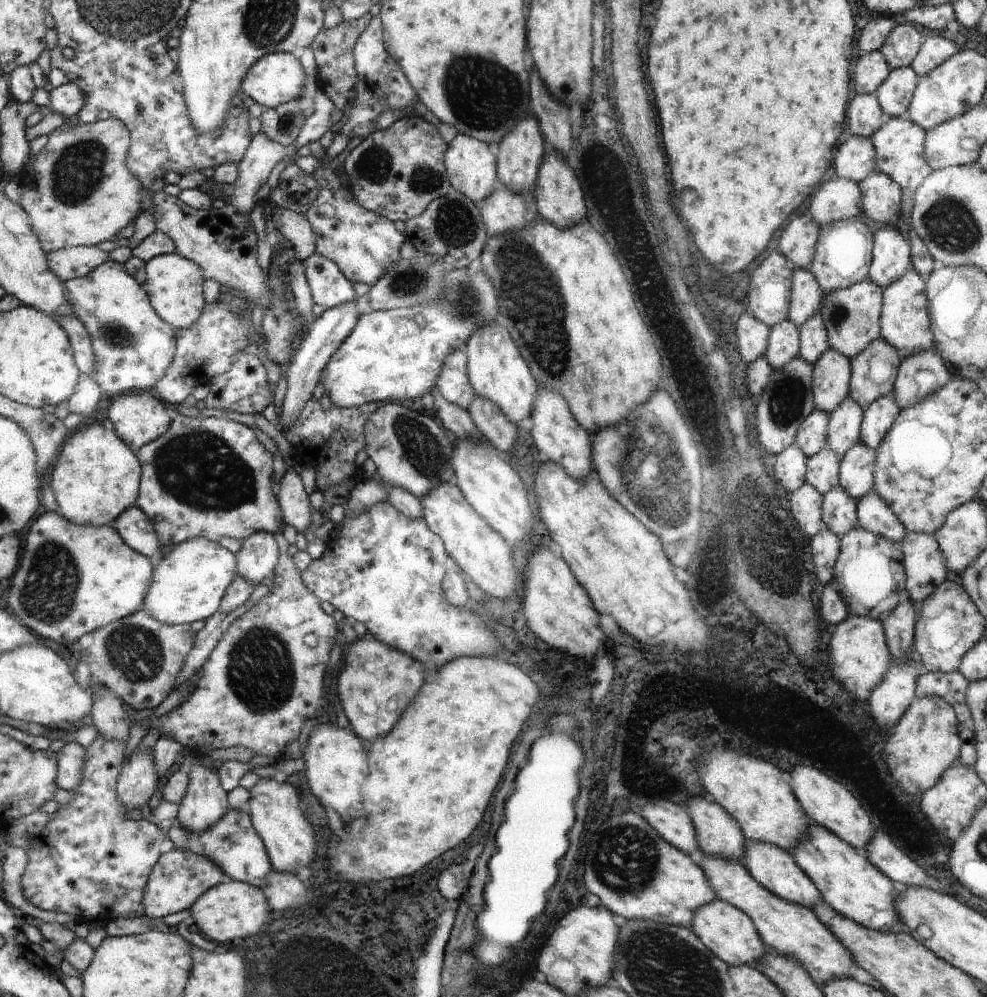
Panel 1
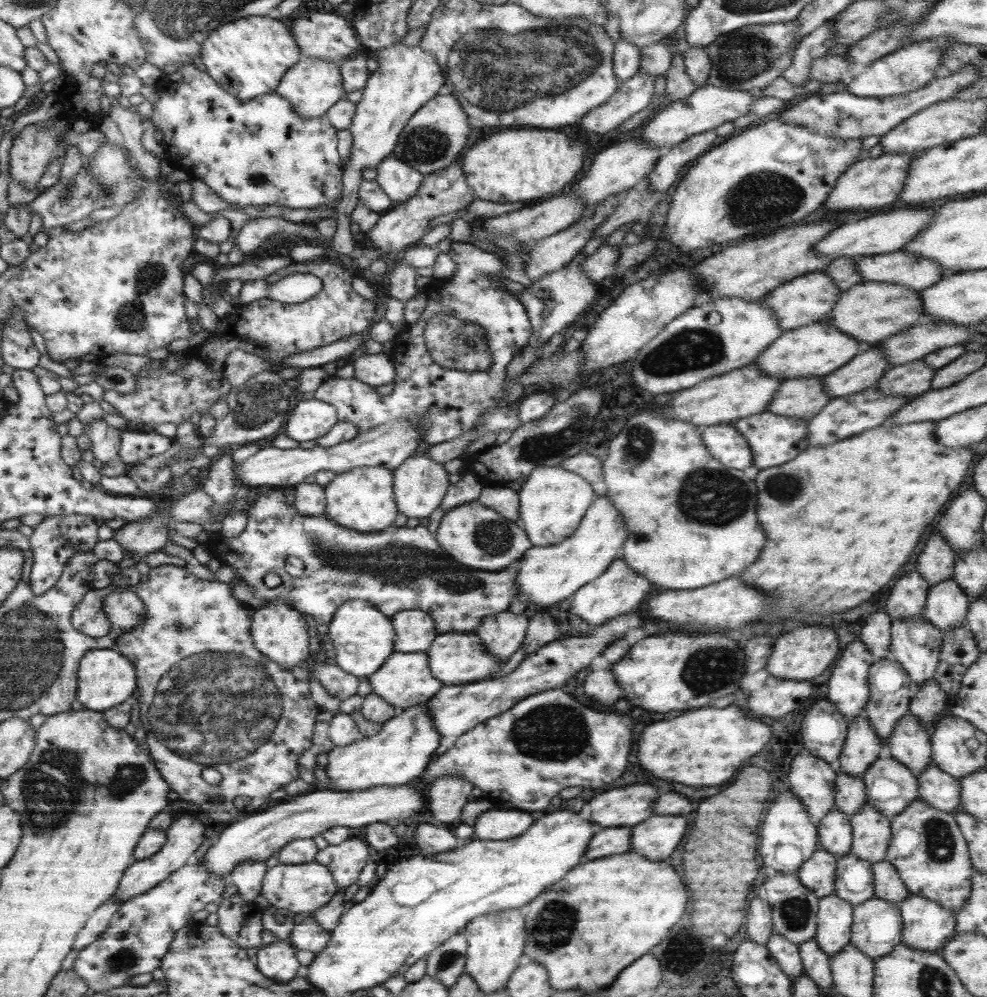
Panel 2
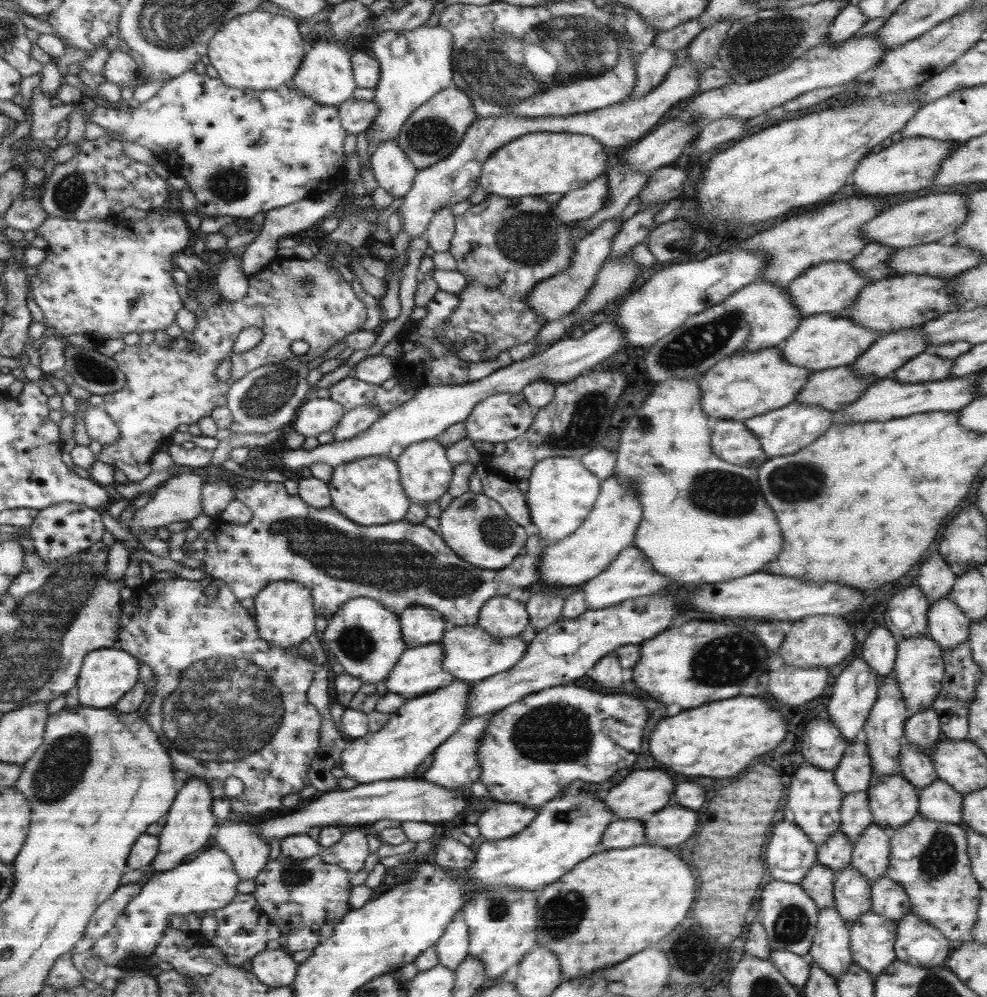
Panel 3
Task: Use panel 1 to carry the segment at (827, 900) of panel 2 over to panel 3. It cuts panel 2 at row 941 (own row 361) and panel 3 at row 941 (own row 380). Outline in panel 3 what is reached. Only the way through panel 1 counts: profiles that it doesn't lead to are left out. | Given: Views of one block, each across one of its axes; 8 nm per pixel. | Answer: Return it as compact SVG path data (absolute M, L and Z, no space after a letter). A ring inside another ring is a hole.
M833 906L819 910L815 934L806 955L809 963L837 978L852 963L849 948L848 928L839 913Z

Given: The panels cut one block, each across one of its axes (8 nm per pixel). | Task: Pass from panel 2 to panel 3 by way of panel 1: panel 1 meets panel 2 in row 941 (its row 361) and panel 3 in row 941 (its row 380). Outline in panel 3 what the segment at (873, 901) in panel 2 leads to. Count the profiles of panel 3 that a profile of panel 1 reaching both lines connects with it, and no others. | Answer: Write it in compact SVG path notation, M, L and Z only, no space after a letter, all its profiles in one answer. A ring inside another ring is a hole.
M869 910L848 929L852 962L873 977L881 974L896 959L894 925Z

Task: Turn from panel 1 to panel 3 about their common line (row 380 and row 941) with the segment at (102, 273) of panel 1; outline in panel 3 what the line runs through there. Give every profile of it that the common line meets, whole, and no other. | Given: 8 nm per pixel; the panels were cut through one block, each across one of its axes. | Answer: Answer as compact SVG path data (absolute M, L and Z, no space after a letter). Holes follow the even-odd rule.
M210 843L204 852L197 852L195 858L189 862L181 862L169 871L159 872L155 876L151 876L149 880L143 881L137 896L134 896L125 905L125 908L119 913L115 919L115 924L106 932L105 935L93 941L91 951L97 955L110 968L135 968L141 964L151 965L154 961L153 950L157 946L158 940L161 938L163 930L167 926L167 921L171 914L194 914L205 912L205 910L217 910L227 906L232 898L236 895L235 885L240 880L235 876L234 866L231 859L221 852L214 844Z

